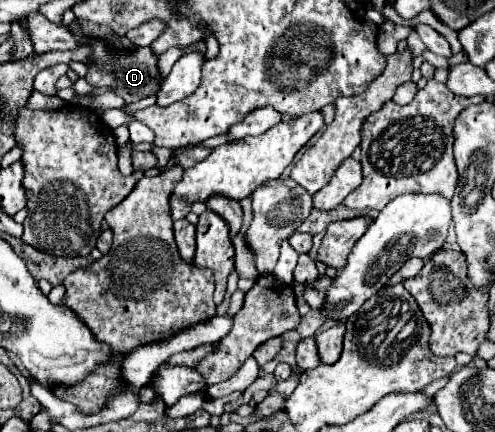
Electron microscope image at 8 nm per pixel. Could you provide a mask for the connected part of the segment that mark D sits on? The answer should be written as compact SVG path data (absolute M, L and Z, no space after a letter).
M94 40L94 64L88 64L86 82L94 88L108 88L122 96L126 102L138 102L150 94L156 94L162 86L158 78L158 54L150 46L134 48L134 52L110 52L102 40Z

